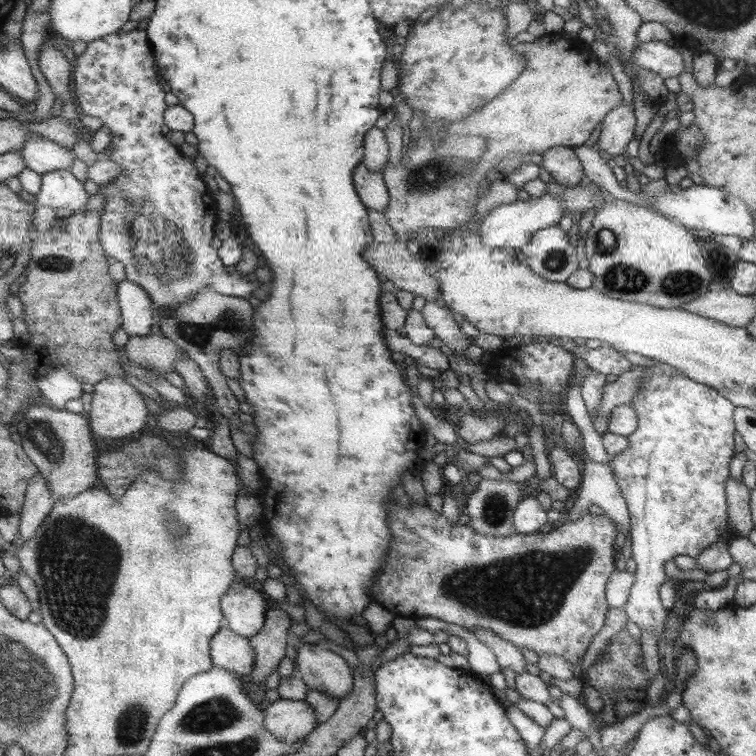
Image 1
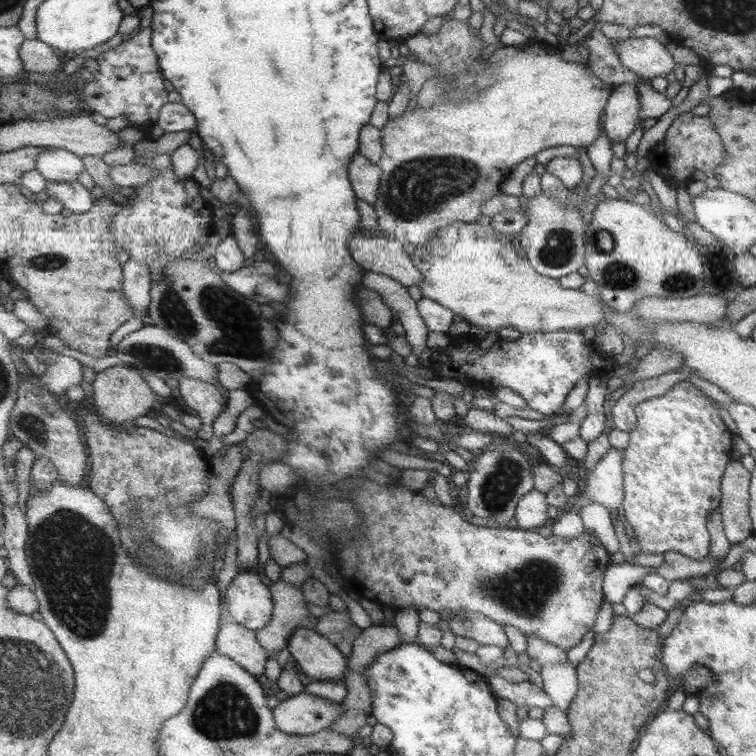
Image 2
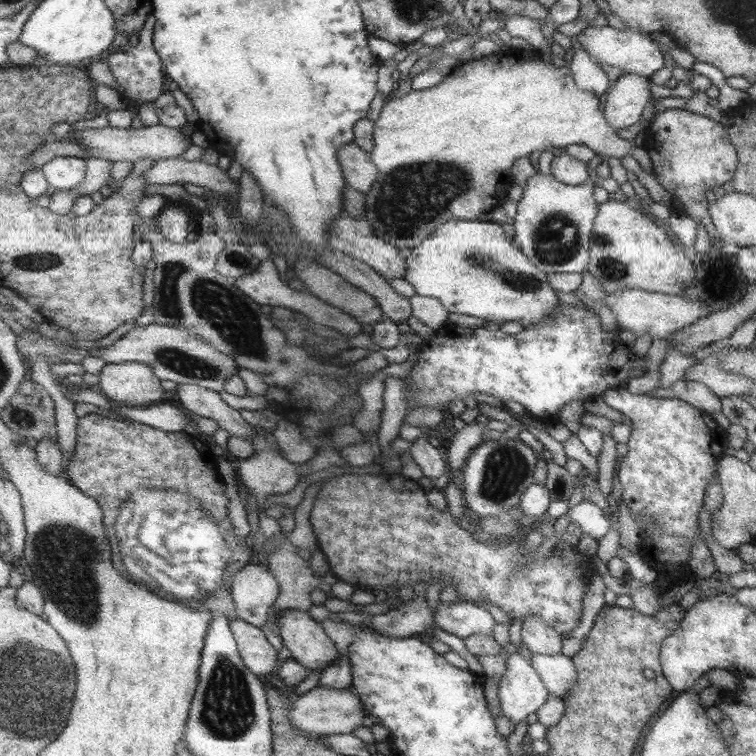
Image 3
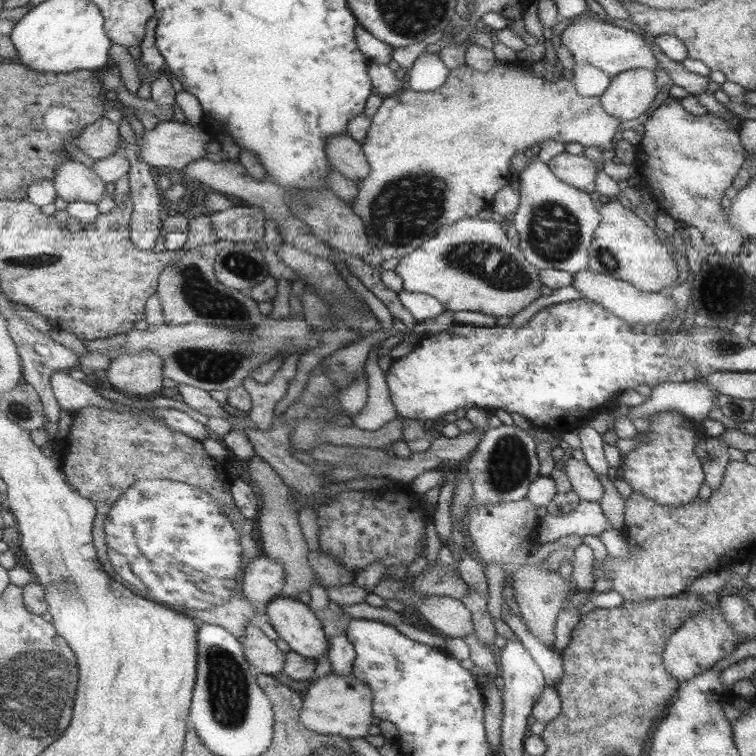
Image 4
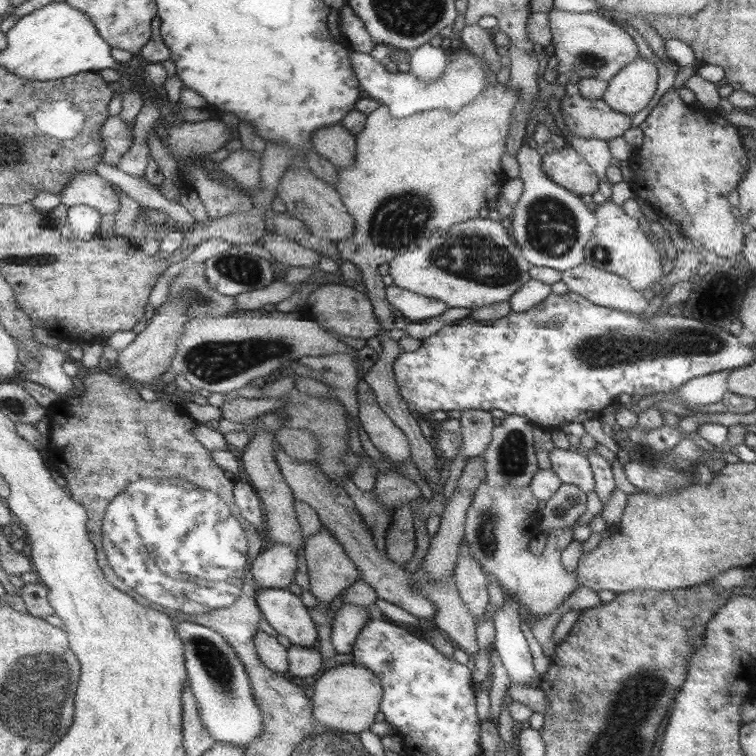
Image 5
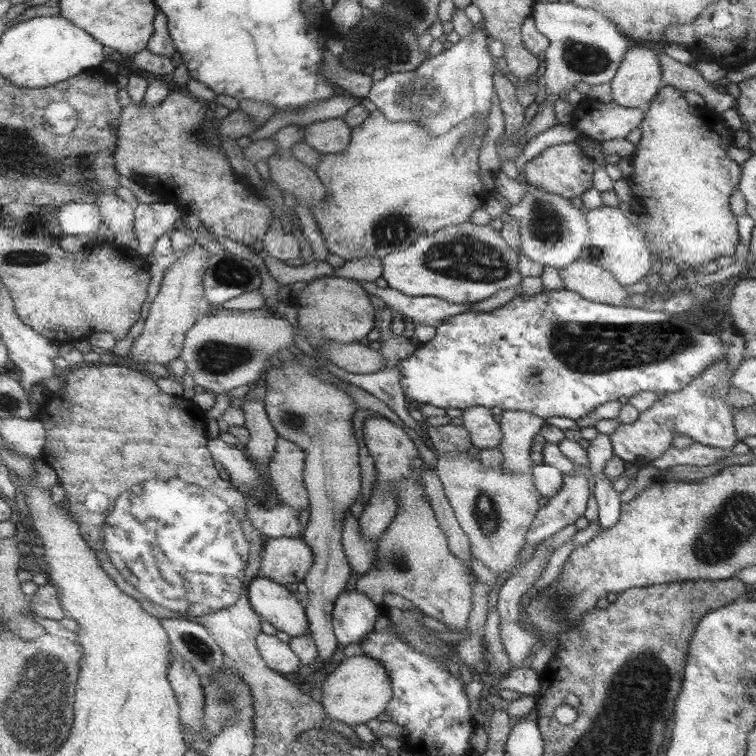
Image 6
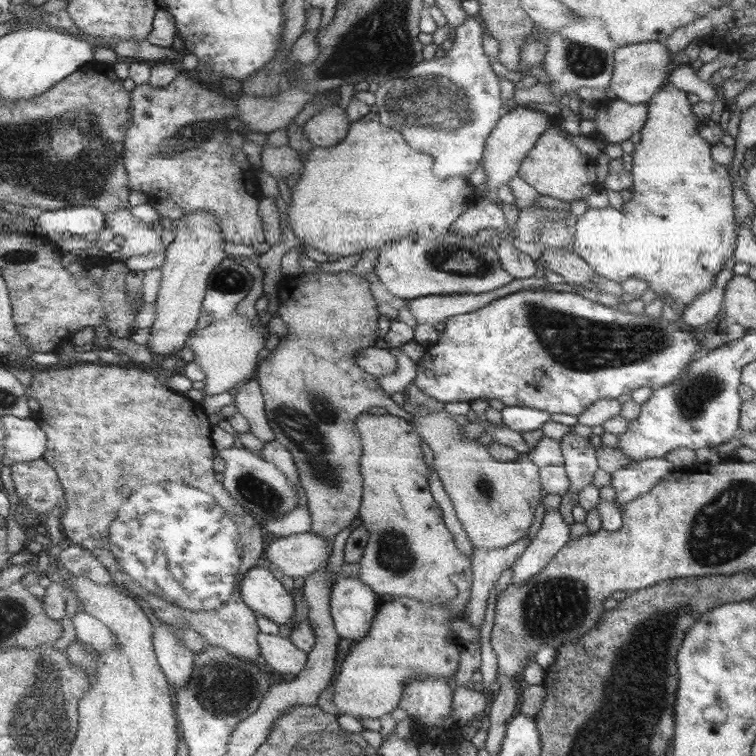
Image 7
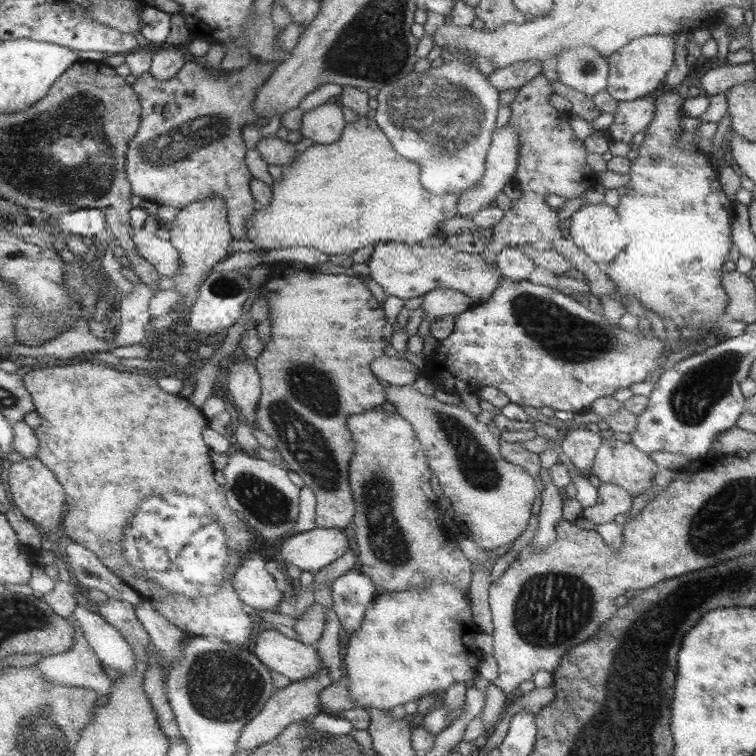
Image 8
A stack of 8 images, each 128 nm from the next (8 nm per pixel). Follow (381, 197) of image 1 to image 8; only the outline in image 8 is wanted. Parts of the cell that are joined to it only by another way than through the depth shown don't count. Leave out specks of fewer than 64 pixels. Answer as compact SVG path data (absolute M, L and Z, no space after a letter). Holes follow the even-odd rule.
M333 103L321 104L302 117L301 134L318 144L336 143L347 125L340 107Z

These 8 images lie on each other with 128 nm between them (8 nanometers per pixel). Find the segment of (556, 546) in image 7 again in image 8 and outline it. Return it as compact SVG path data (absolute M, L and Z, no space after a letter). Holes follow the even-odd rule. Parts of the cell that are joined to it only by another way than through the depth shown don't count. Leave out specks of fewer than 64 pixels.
M541 470L539 475L542 477L544 491L538 509L538 531L536 531L533 541L530 543L537 549L547 547L547 544L550 544L556 538L554 525L563 518L563 496L560 495L560 490L552 482L548 470Z

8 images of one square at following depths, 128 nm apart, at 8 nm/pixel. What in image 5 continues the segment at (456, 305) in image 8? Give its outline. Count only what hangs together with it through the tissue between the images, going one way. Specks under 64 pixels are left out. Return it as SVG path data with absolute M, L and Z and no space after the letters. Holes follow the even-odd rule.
M393 285L387 288L386 294L388 294L389 304L399 310L411 323L420 323L429 318L436 318L449 309L441 300L420 296Z

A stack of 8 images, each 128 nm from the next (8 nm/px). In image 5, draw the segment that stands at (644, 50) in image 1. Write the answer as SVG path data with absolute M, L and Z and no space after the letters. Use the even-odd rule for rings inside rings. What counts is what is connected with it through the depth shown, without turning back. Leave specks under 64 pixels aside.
M553 8L547 13L551 42L555 48L553 54L558 58L558 75L569 77L575 73L582 79L596 78L609 82L628 63L642 55L632 36L600 10L579 13Z

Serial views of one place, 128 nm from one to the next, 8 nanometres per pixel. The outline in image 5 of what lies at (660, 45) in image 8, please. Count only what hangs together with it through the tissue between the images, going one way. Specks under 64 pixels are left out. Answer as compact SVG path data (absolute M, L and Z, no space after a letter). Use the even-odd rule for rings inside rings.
M644 56L628 63L614 78L603 99L610 108L633 116L647 106L656 92L658 67Z

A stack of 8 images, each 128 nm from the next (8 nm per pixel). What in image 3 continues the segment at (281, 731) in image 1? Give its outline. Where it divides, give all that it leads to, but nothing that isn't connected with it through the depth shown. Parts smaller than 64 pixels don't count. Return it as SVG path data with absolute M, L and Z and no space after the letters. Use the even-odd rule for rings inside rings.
M318 685L298 697L289 710L291 723L300 730L313 736L327 734L350 734L356 728L368 723L364 715L363 702L358 694L352 693L350 688L335 689Z

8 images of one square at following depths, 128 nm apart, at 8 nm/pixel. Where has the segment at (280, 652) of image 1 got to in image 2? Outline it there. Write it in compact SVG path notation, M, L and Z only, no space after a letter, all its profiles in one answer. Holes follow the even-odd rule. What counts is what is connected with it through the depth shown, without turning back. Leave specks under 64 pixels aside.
M279 577L270 586L274 595L274 614L270 624L257 630L258 640L265 647L269 656L284 650L288 644L289 636L298 627L310 626L308 617L309 602L306 601L301 587L286 583Z

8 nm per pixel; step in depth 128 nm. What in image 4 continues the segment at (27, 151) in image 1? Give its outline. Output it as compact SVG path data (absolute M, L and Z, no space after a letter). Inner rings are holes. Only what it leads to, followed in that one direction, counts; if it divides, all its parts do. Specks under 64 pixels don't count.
M69 159L60 167L55 180L59 196L68 203L98 204L106 194L106 183L82 162Z

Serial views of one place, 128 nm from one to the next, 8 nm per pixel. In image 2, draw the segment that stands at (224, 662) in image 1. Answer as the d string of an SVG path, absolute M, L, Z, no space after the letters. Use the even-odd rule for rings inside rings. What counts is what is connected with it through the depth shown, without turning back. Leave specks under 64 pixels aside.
M223 621L218 633L218 650L232 660L238 660L242 668L254 674L262 674L270 656L258 640L257 633L241 624Z

